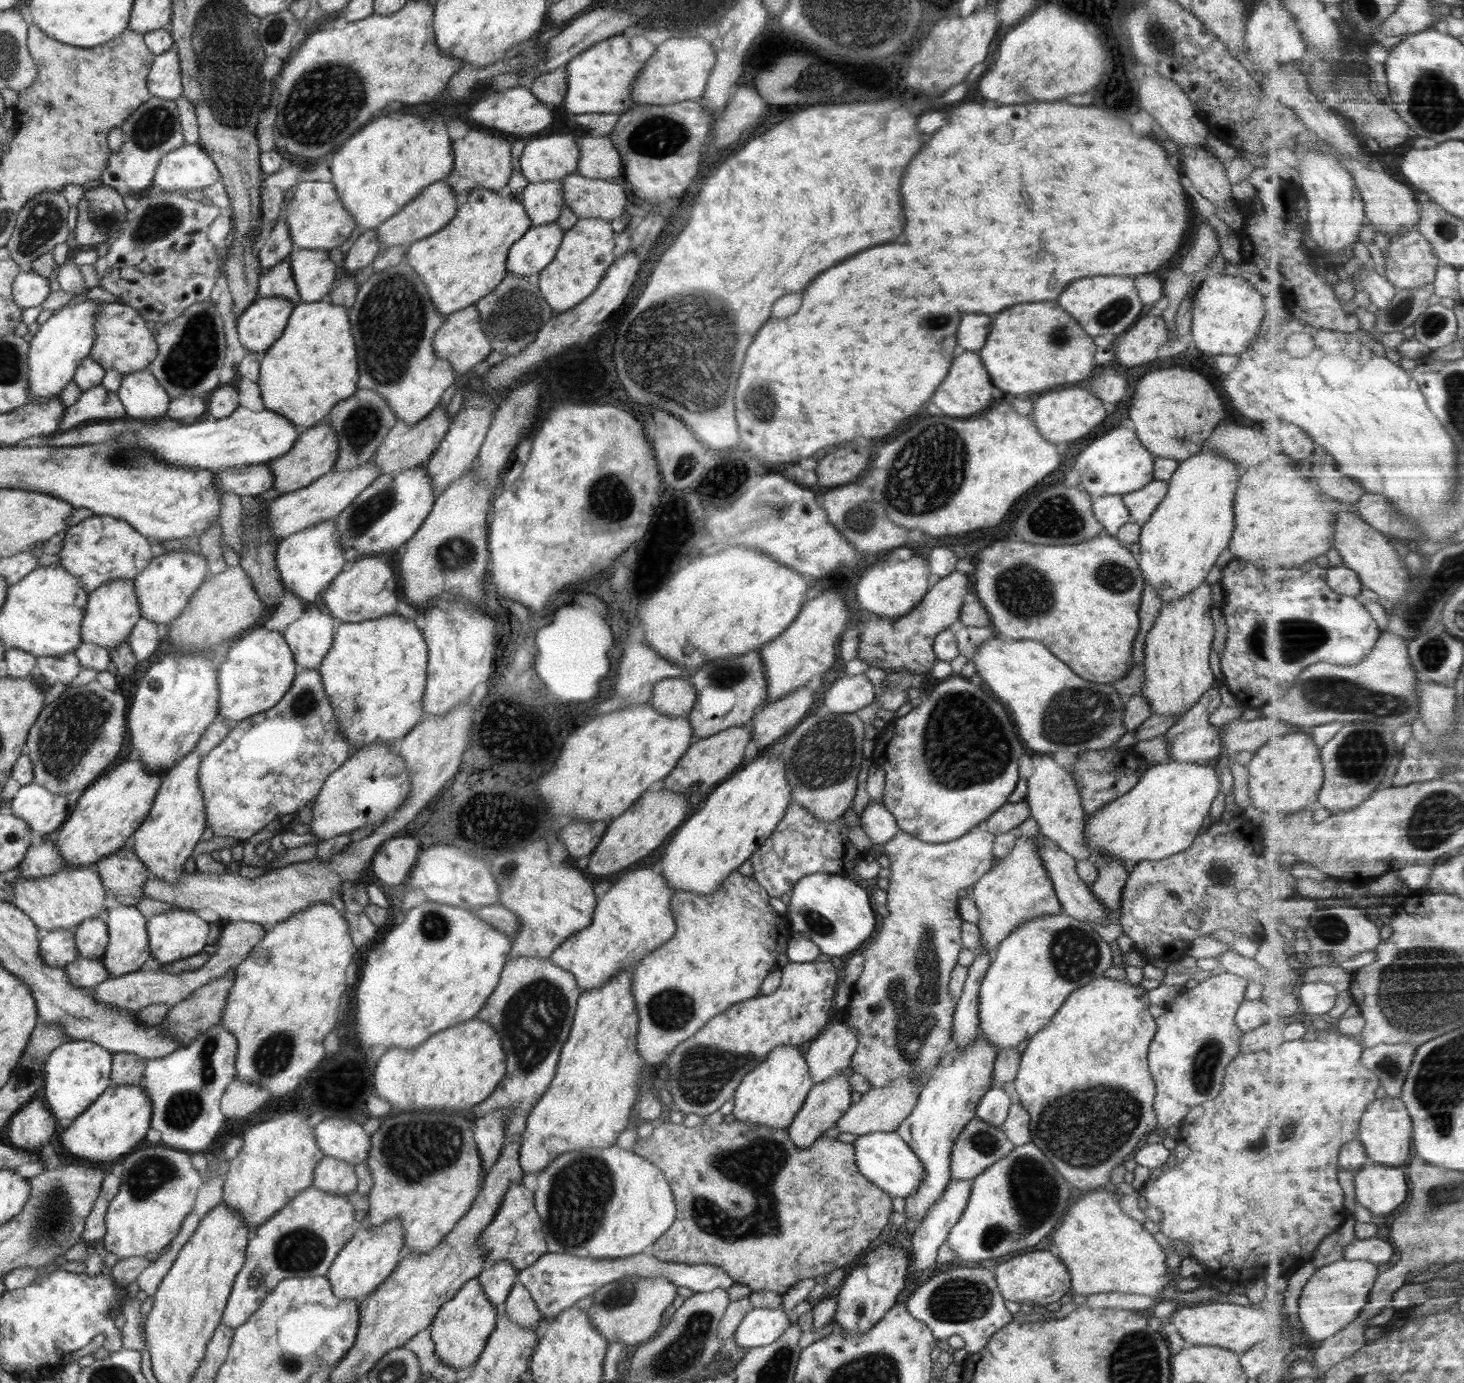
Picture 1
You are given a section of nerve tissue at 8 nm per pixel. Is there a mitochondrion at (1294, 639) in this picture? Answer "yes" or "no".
yes

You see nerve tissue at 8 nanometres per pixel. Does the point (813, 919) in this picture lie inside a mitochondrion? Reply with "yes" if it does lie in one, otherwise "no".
yes

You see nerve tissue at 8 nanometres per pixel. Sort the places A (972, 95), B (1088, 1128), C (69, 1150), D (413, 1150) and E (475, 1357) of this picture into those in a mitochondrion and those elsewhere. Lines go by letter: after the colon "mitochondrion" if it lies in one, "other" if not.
A: other
B: mitochondrion
C: other
D: mitochondrion
E: other

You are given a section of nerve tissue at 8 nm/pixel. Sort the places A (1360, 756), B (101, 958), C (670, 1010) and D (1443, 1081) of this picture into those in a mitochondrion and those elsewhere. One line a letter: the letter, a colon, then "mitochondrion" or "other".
A: mitochondrion
B: other
C: mitochondrion
D: mitochondrion

